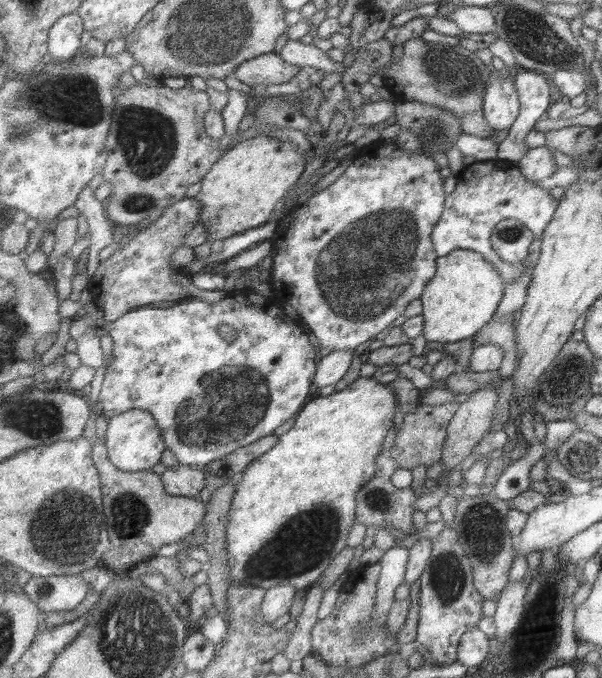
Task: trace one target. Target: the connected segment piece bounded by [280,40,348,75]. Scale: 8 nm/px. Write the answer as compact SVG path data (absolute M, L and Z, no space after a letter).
M300 40L287 41L281 48L280 55L287 63L298 68L308 66L321 70L321 72L342 72L342 75L346 74L346 70L348 70L343 66L343 62L334 62L321 48Z

